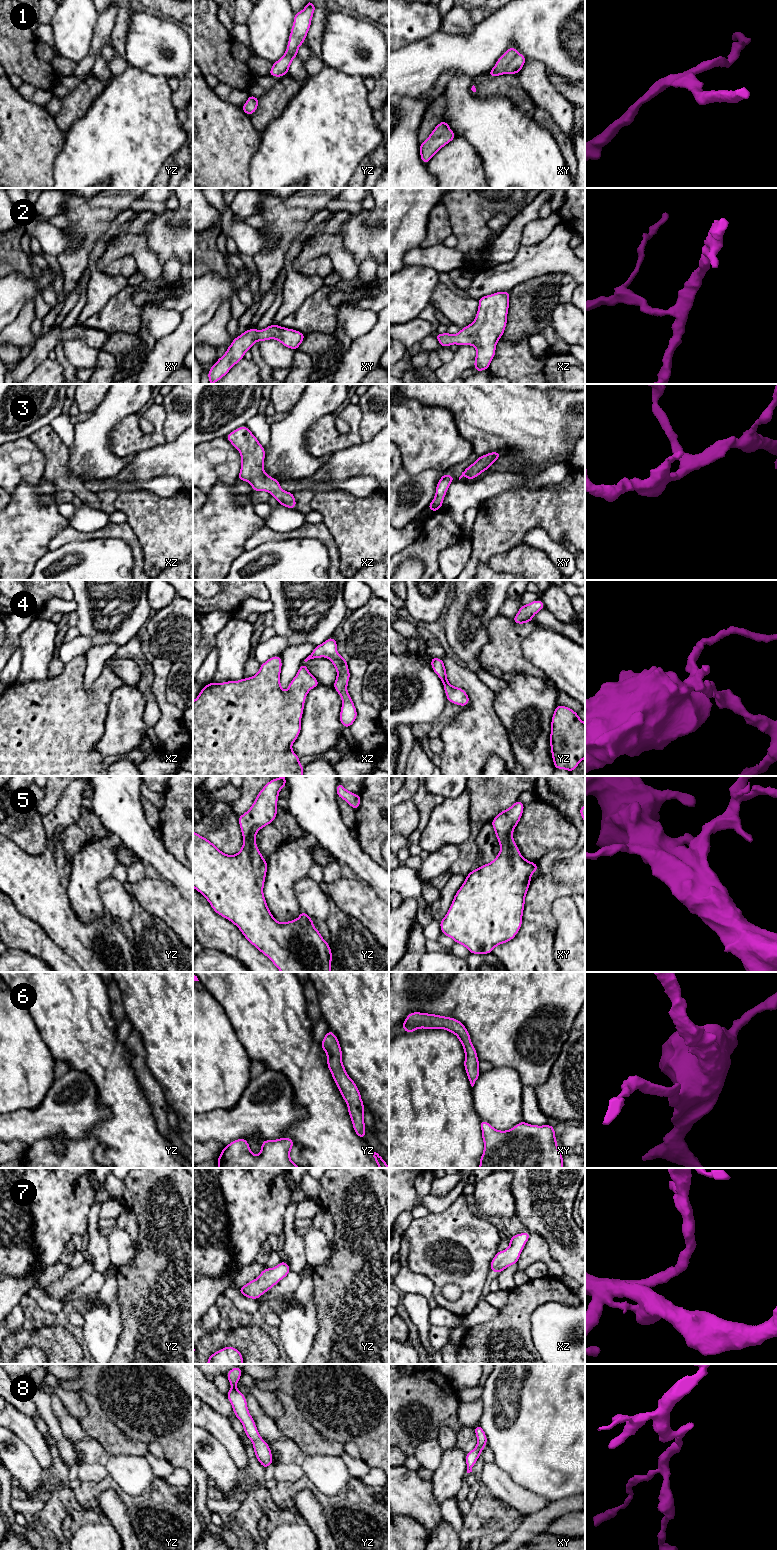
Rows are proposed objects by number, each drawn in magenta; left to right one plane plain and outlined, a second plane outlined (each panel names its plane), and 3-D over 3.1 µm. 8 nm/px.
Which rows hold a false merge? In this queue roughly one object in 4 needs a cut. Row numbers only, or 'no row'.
no row

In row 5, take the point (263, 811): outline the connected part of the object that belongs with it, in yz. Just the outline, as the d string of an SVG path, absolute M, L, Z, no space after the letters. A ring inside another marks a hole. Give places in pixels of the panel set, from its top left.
M286 776L270 780L258 793L251 808L238 817L244 842L236 855L224 854L208 839L193 831L193 887L208 900L217 914L235 924L244 937L267 956L281 972L332 972L331 948L314 927L313 919L301 911L296 920L277 922L268 909L263 894L268 862L256 846L256 834L276 819L278 794L283 787L286 787Z

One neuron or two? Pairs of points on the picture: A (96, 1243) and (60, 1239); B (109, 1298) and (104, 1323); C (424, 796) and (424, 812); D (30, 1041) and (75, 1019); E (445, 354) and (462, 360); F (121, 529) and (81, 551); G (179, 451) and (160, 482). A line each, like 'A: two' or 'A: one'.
A: two
B: one
C: one
D: two
E: two
F: two
G: two

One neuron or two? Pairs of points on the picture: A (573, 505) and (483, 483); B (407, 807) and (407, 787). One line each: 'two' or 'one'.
A: two
B: two

